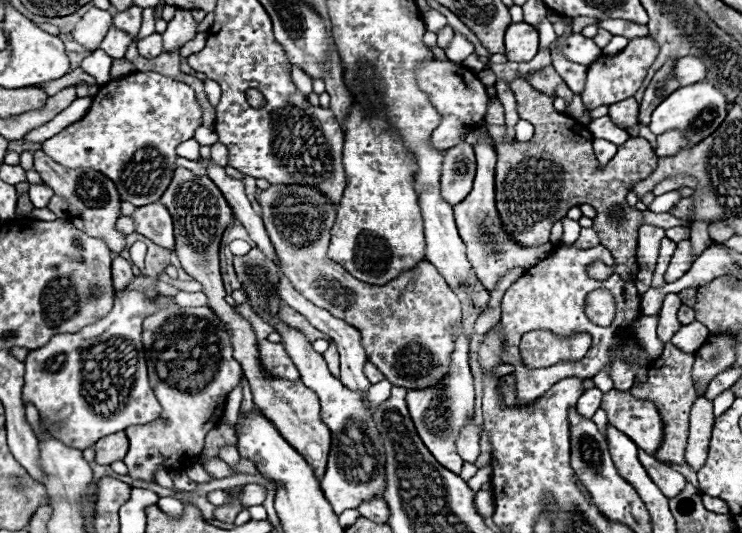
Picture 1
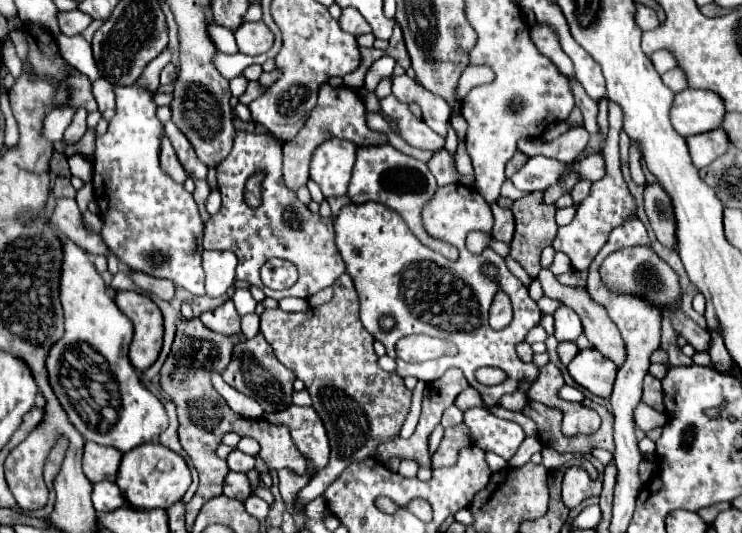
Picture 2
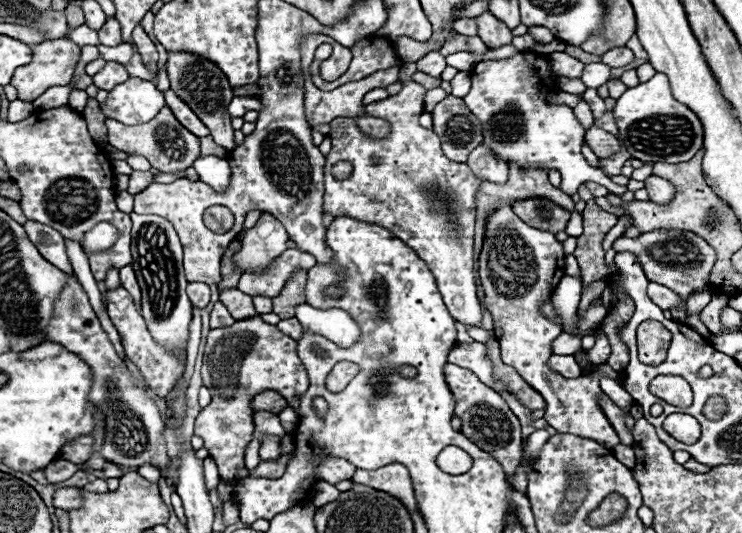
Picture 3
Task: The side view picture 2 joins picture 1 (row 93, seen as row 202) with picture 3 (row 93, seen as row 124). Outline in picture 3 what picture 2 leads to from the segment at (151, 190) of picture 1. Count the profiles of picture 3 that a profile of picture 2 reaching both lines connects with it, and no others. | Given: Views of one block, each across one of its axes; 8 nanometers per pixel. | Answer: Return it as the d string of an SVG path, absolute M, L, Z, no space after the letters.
M128 78L108 92L102 112L124 124L142 124L150 122L164 106L164 94L152 82Z

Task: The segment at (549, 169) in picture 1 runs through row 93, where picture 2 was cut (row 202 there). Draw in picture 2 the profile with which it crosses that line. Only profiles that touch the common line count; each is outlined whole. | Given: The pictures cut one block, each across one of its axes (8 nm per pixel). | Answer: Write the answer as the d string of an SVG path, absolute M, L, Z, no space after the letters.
M532 192L524 198L514 200L512 204L512 214L516 220L516 232L514 232L514 240L510 242L510 256L530 274L530 278L536 278L540 272L540 252L552 244L558 226L554 222L554 206L548 206L542 202L542 194L540 192Z

